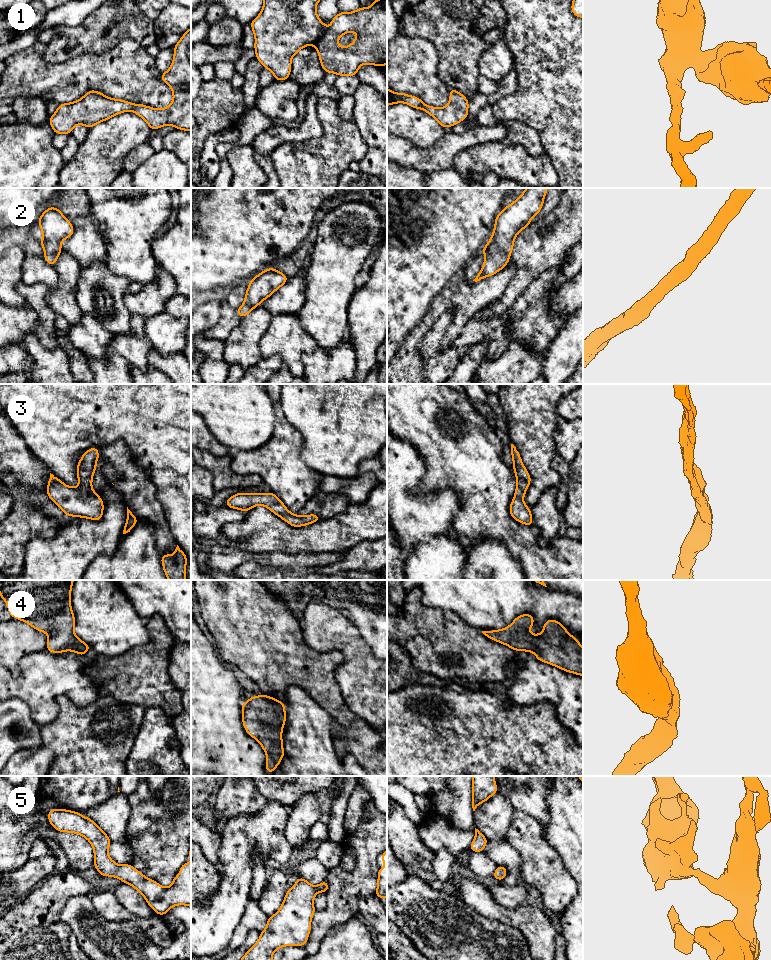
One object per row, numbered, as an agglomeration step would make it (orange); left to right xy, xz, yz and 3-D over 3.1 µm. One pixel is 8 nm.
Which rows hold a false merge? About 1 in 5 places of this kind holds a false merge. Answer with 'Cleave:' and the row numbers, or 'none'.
Cleave: 1

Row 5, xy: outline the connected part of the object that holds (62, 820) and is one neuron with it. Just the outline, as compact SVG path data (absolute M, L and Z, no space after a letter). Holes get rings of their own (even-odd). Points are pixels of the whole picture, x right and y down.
M50 809L48 811L48 820L49 823L59 832L77 833L85 837L93 847L93 865L98 870L100 876L117 877L122 882L134 887L143 895L146 902L155 911L156 914L163 916L168 913L171 907L177 905L187 905L191 907L191 863L185 862L179 869L180 874L174 877L171 886L165 888L156 881L145 877L131 864L120 866L115 863L108 855L108 849L112 841L92 819L82 816L76 811L65 809Z

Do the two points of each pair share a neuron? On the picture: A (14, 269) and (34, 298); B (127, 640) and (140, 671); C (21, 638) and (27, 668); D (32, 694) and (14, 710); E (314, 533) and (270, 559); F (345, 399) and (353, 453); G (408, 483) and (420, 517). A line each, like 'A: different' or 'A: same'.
A: different
B: different
C: different
D: different
E: different
F: same
G: same

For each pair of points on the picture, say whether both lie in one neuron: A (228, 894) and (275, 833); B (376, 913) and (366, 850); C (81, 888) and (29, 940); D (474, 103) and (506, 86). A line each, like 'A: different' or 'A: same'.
A: same
B: different
C: same
D: same

